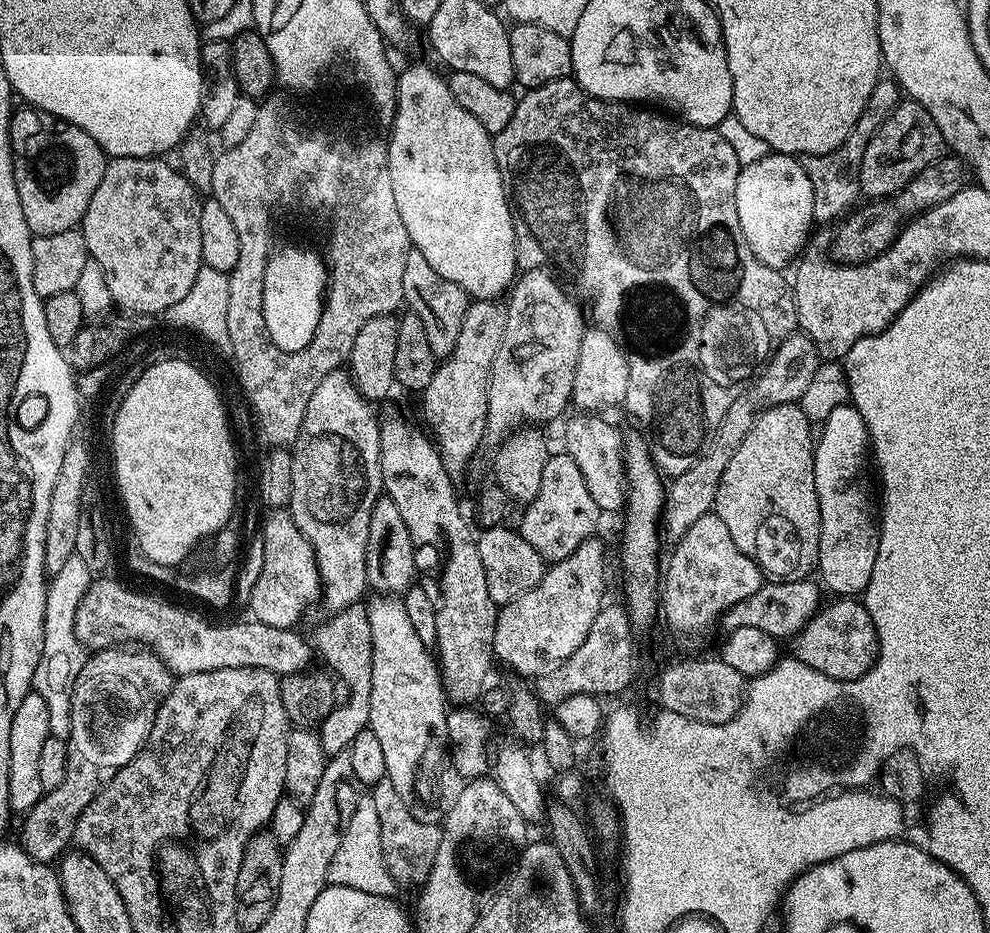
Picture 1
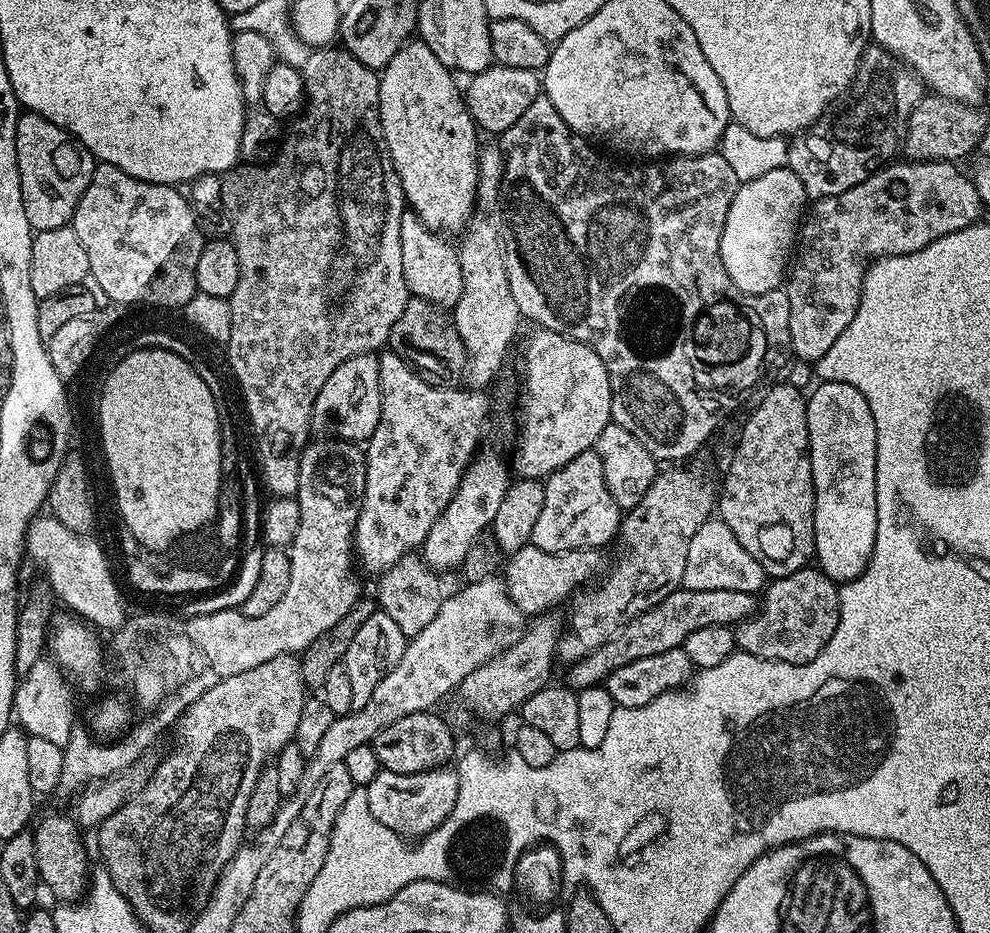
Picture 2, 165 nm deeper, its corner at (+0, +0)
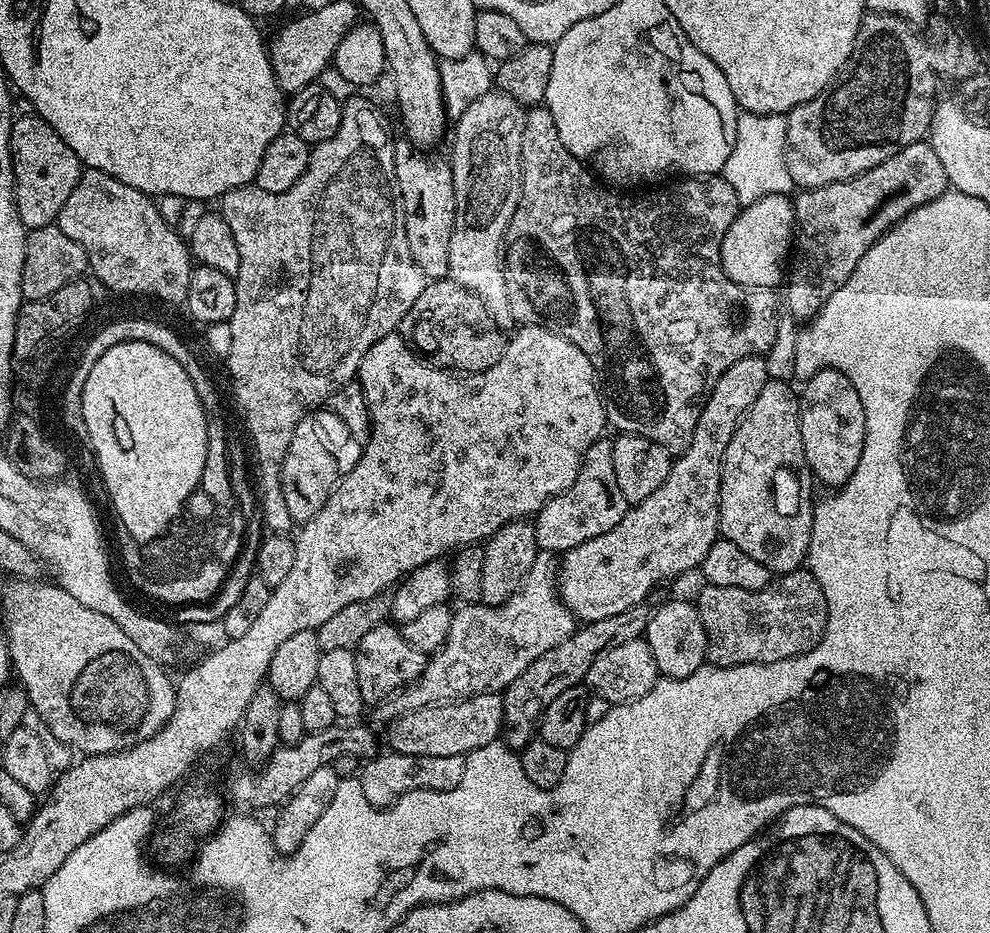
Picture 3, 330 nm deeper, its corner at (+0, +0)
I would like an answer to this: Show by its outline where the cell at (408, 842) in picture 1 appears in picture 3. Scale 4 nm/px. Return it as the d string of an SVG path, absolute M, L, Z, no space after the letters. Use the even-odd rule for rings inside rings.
M391 750L377 754L359 769L358 779L362 786L362 794L366 794L366 802L373 808L387 808L402 794L419 788L433 788L445 792L456 788L462 782L462 774L466 774L464 757L446 754L445 756L415 756L414 754L398 754Z

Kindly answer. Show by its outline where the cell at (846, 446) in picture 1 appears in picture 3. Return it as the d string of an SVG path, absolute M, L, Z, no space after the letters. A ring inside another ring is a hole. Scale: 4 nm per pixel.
M823 368L821 372L816 372L806 381L803 388L800 402L803 463L807 465L817 481L820 479L824 484L839 486L852 477L858 466L858 458L862 458L862 446L866 438L866 414L862 410L862 398L858 398L858 390L850 386L850 378L846 378L846 374L833 368Z

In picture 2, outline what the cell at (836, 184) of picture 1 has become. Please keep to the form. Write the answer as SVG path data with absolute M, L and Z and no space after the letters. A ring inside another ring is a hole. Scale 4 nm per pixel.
M869 43L846 99L836 106L841 108L833 107L819 116L811 128L788 140L786 167L802 178L805 197L815 202L837 196L885 167L895 157L892 155L901 151L910 114L924 95L925 85L903 60L879 44Z

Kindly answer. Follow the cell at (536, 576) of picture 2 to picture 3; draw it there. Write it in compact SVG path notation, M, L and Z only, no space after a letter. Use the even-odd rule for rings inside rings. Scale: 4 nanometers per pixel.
M749 354L738 358L738 362L734 362L734 366L730 366L722 378L718 378L708 401L702 406L702 414L698 414L694 438L690 438L690 446L673 459L666 482L662 482L662 486L658 486L650 498L631 505L614 530L606 530L606 534L598 534L598 538L590 538L590 542L582 542L582 546L574 546L559 557L560 601L572 611L577 621L614 618L614 614L641 607L652 588L703 565L706 554L710 554L710 546L714 546L720 536L720 475L726 446L730 446L730 438L734 438L734 430L740 425L740 419L748 413L750 406L754 406L758 390L762 390L767 381L768 371L763 355Z

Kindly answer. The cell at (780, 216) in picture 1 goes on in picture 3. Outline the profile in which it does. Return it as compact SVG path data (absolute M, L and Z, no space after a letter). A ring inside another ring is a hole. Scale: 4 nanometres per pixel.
M787 195L767 196L753 204L746 204L741 207L739 214L734 218L730 230L726 230L726 238L722 238L720 253L724 273L728 275L734 283L740 285L745 290L753 288L777 287L776 283L783 281L786 276L786 265L790 260L790 253L794 248L794 233L796 230L796 209L793 201Z

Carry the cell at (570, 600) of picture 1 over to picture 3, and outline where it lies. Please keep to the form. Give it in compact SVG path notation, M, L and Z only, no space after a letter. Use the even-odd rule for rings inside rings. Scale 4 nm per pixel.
M479 692L477 696L466 696L446 704L431 704L404 716L398 716L387 725L387 747L398 754L414 754L415 756L445 756L454 754L465 757L478 750L478 746L486 746L501 735L504 727L504 697L498 692Z

